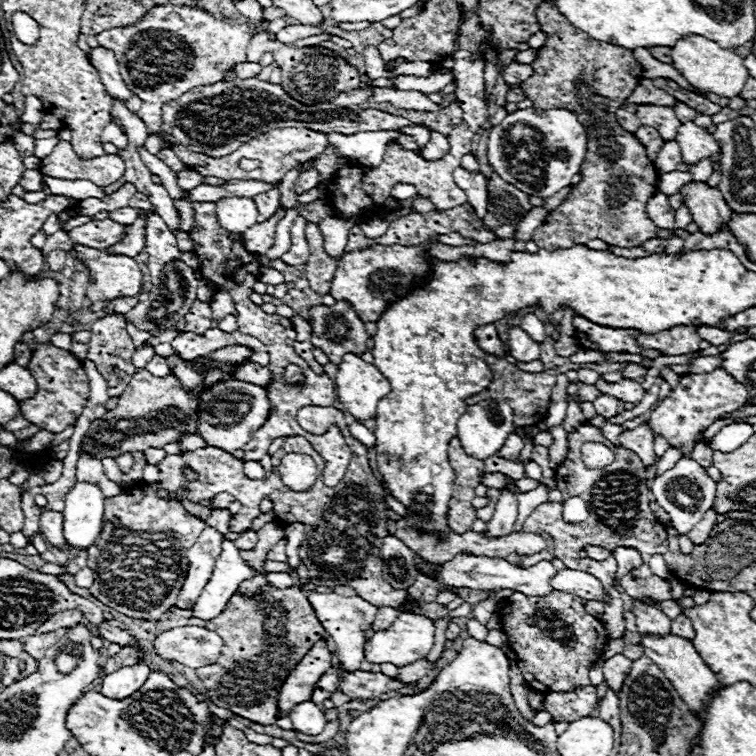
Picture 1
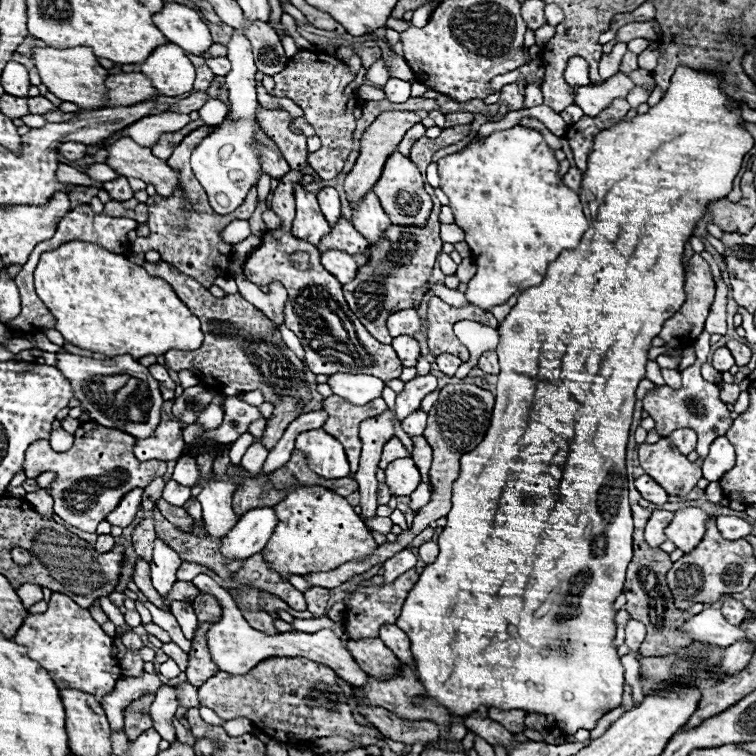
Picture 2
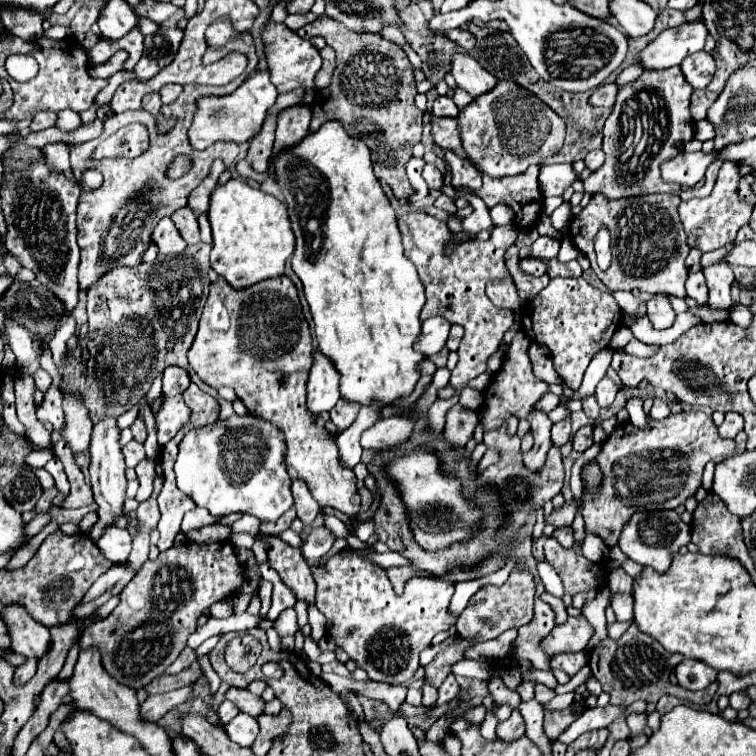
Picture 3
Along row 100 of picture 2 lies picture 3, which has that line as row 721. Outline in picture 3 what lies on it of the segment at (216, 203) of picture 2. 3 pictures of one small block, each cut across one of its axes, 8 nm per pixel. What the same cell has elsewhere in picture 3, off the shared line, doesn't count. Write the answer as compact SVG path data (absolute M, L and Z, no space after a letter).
M240 712L234 720L230 720L226 726L224 726L228 738L232 742L236 742L238 746L252 746L256 736L258 736L258 722L254 716L246 716L244 712Z

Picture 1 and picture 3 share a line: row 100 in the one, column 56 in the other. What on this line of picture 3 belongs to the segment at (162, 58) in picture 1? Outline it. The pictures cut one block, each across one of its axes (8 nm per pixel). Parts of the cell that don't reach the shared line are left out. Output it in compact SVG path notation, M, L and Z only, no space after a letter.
M58 142L58 144L48 144L44 146L44 162L50 164L50 168L54 170L64 170L66 176L70 176L70 180L74 180L72 172L70 172L70 162L68 162L68 146Z

